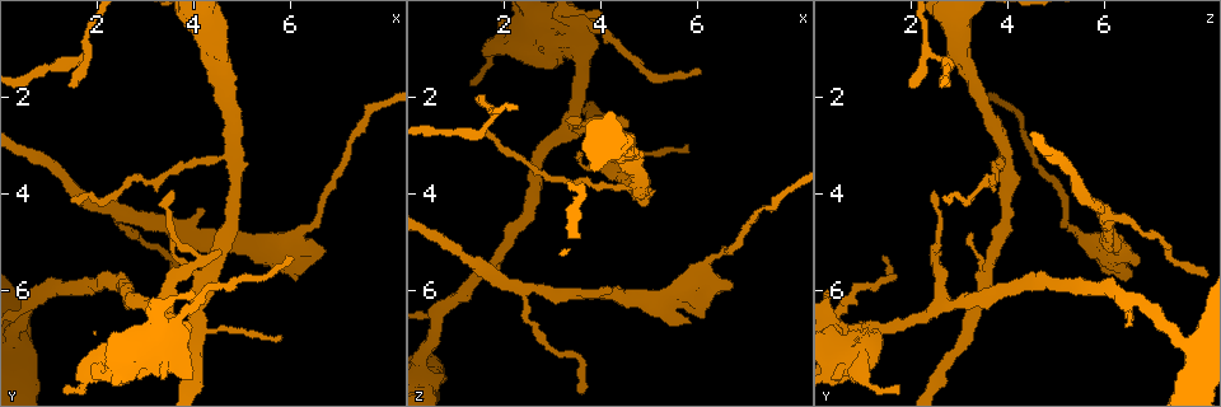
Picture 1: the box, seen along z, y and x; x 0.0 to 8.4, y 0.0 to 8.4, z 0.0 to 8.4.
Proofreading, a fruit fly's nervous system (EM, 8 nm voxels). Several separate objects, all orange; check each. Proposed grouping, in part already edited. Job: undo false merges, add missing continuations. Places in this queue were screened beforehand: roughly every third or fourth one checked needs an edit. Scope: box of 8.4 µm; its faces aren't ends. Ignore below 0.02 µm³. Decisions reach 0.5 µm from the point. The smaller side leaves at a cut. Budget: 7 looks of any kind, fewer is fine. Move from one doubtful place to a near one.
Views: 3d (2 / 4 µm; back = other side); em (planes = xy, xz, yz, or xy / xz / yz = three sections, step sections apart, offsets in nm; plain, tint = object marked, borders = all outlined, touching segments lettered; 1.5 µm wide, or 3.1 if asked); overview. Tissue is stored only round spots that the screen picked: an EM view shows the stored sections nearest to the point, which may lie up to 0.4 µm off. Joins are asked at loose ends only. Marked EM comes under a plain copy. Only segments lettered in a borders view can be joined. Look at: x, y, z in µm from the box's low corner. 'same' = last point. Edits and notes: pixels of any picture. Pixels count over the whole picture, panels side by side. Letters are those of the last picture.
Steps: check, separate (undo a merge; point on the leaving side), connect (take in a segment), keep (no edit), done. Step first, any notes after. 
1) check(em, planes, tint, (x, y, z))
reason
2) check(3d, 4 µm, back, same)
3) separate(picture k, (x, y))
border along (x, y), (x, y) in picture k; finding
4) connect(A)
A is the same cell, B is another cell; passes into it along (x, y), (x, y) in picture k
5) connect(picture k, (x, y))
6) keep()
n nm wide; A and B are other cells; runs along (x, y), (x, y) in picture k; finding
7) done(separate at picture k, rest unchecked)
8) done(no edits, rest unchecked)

check(em, xz, step 4, borders, (1.50, 4.20, 2.75))
thin end

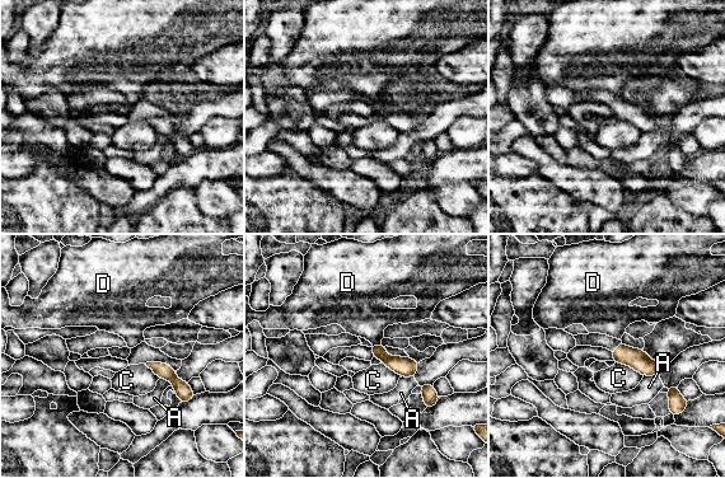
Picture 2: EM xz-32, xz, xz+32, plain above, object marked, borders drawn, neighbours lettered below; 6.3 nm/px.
keep()
C touches over 200 nm; A, C and D are other cells; border along (614, 362), (628, 365), (642, 376) in picture 2; no lettered segment goes on from it

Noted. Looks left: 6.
check(3d, 4 µm, back, (4.60, 5.15, 2.55))
free end

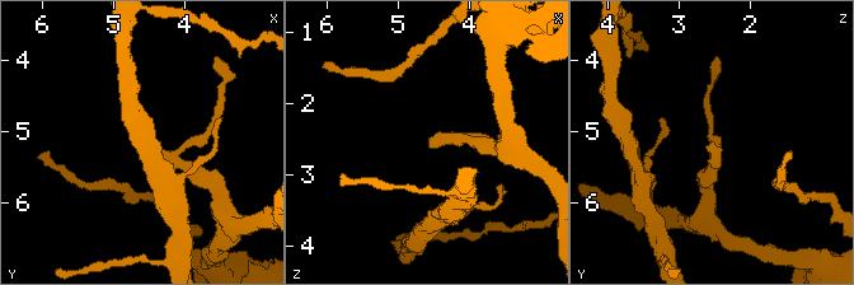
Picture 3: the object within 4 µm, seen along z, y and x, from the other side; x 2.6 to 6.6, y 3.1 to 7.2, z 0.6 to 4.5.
check(em, planes, borders, (4.60, 5.25, 2.60))
now the EM

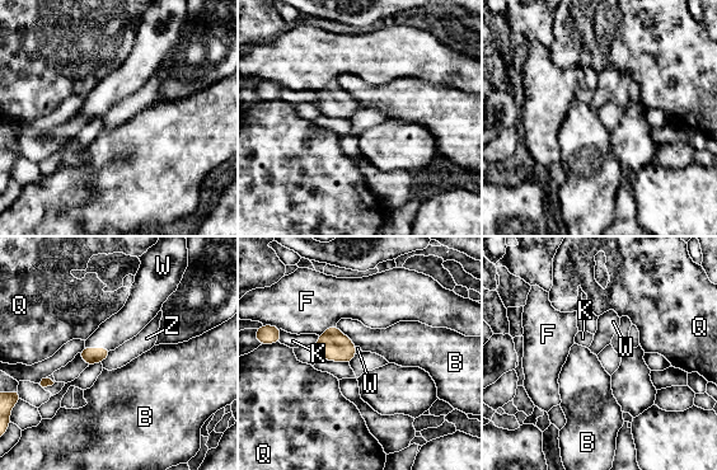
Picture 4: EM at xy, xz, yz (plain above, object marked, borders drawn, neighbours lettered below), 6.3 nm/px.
connect(W)
W is the same cell, B, F, K, Q and Z are other cells; passes into it along (90, 356), (99, 348), (129, 322) in picture 4; it goes on there

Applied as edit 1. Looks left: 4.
check(em, yz, step 4, tint, (5.70, 5.45, 6.65))
an open end

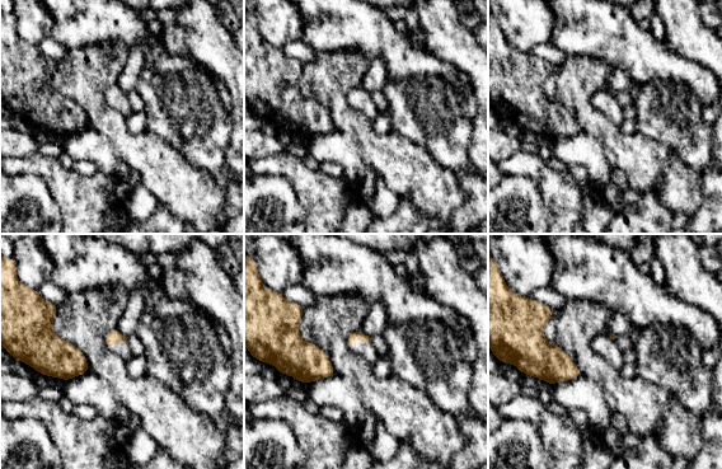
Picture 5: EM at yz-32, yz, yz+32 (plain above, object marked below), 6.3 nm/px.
check(em, yz, step 4, borders, same)
see the neighbours

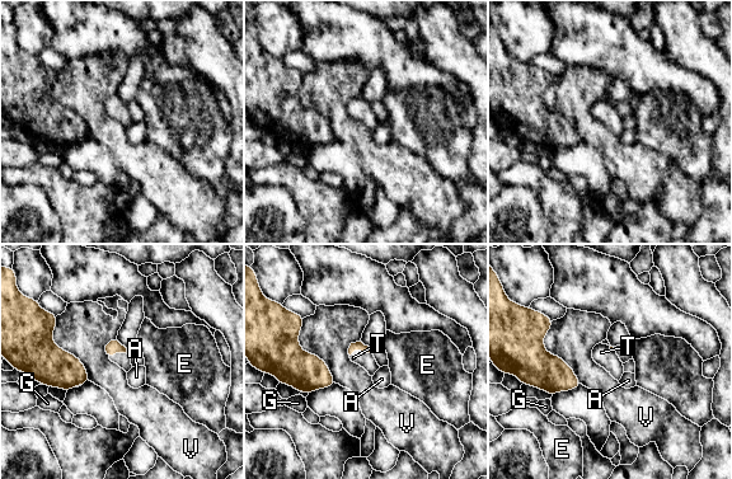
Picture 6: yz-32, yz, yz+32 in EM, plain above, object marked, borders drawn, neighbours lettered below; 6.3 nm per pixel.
connect(T)
T is the same cell, A, E, G and V are other cells; the neuron continues

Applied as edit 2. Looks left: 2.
done(connect at picture 4, connect at picture 6, rest unchecked)

